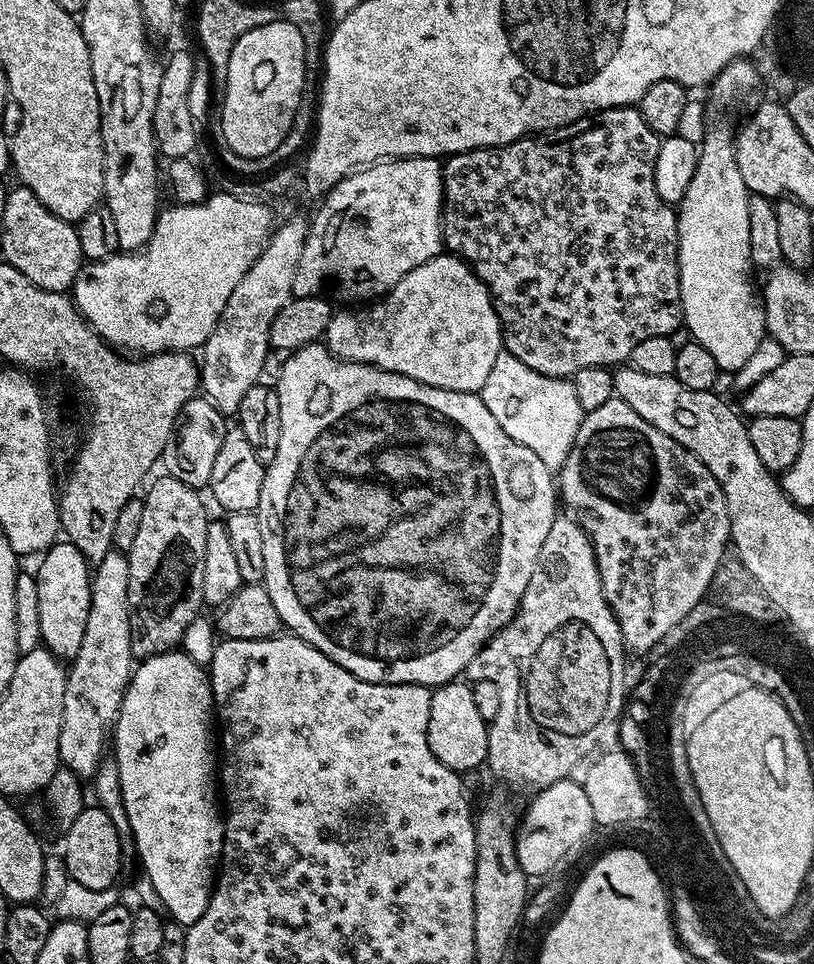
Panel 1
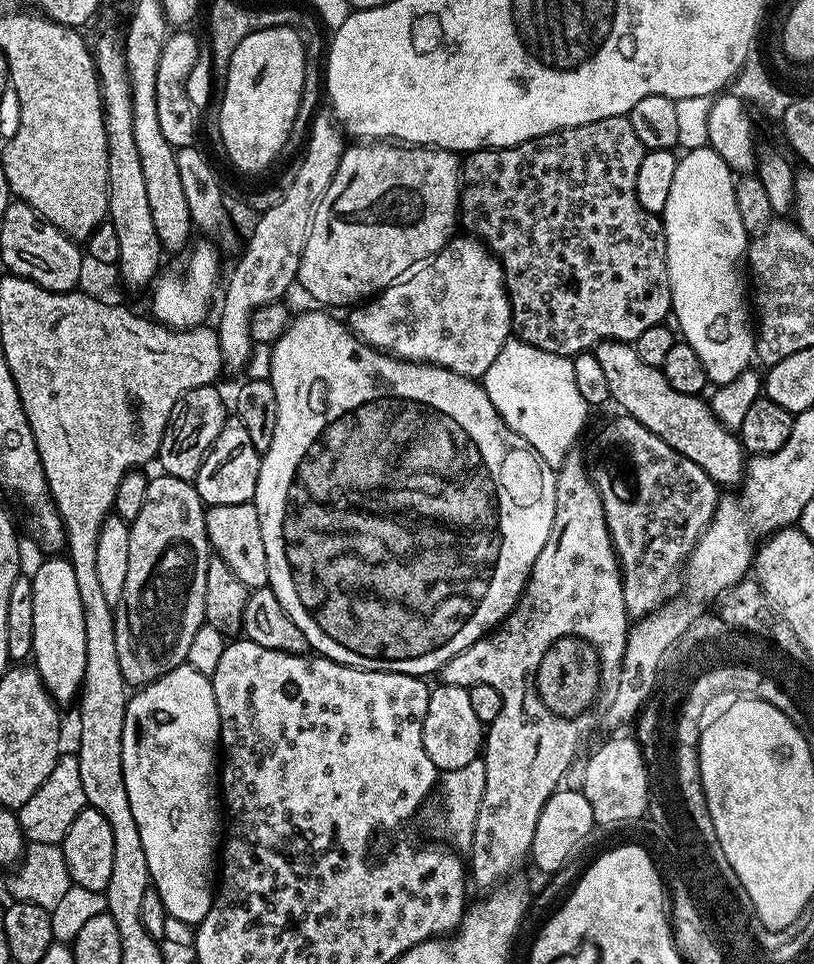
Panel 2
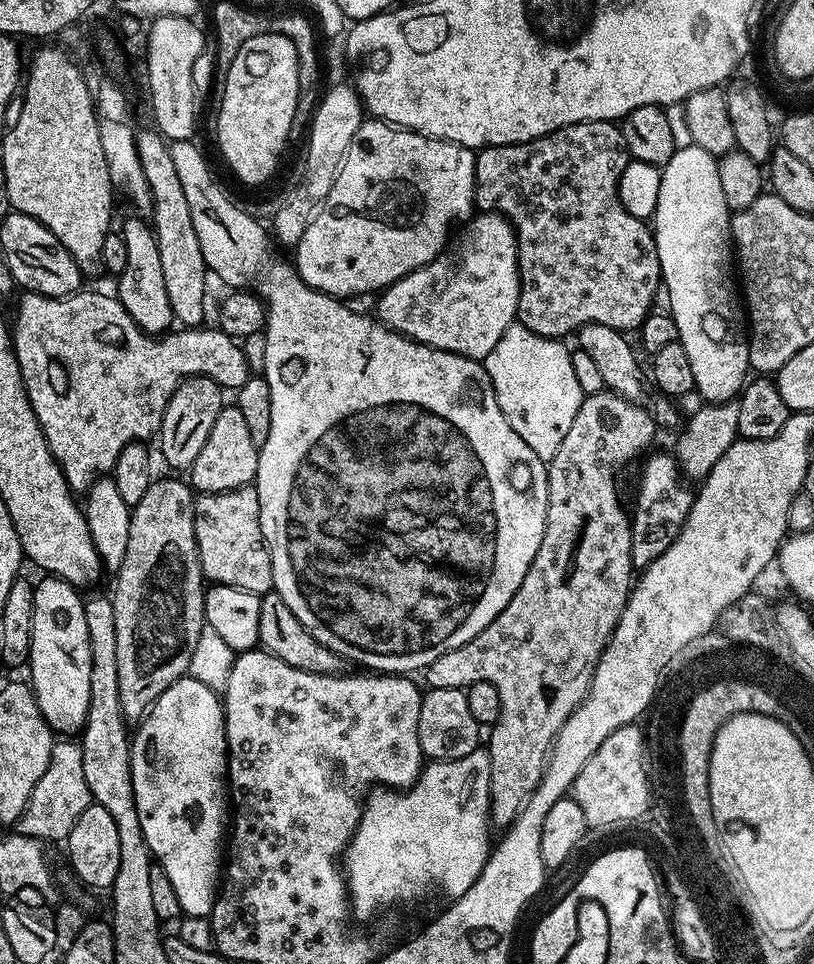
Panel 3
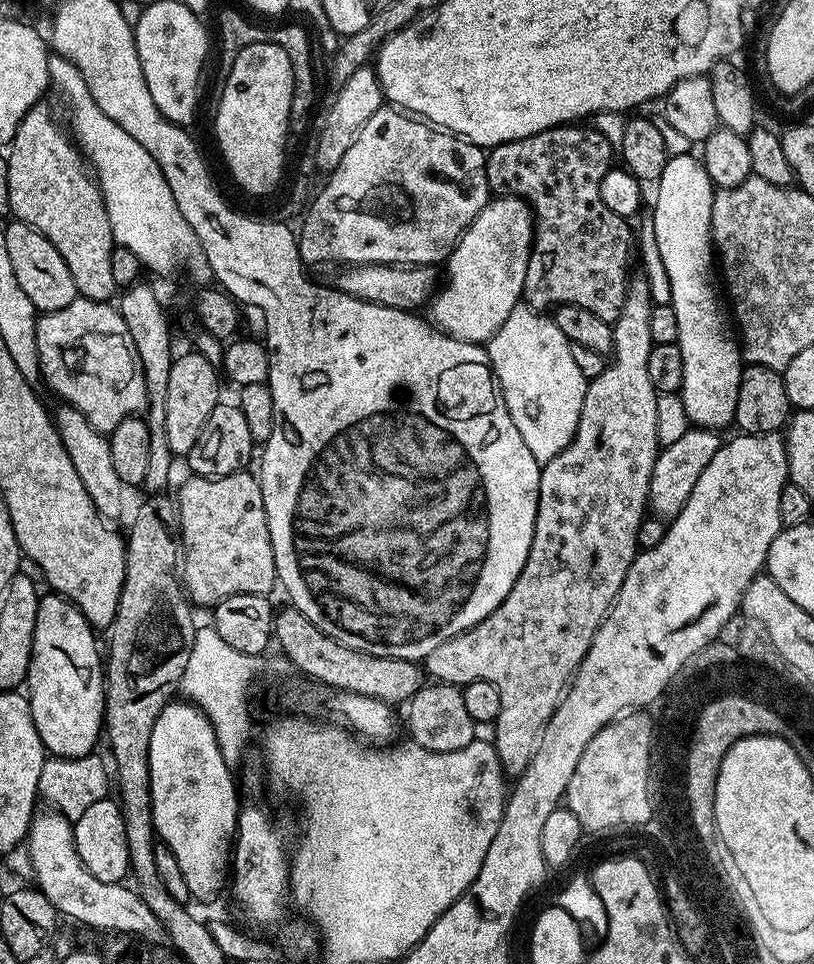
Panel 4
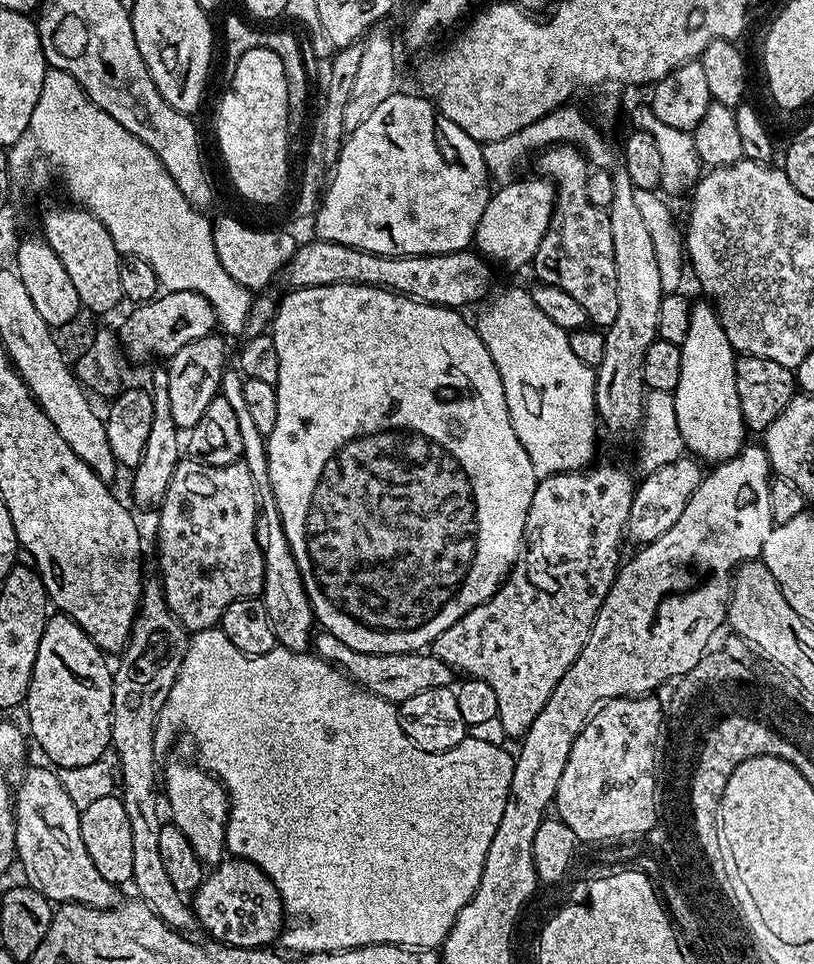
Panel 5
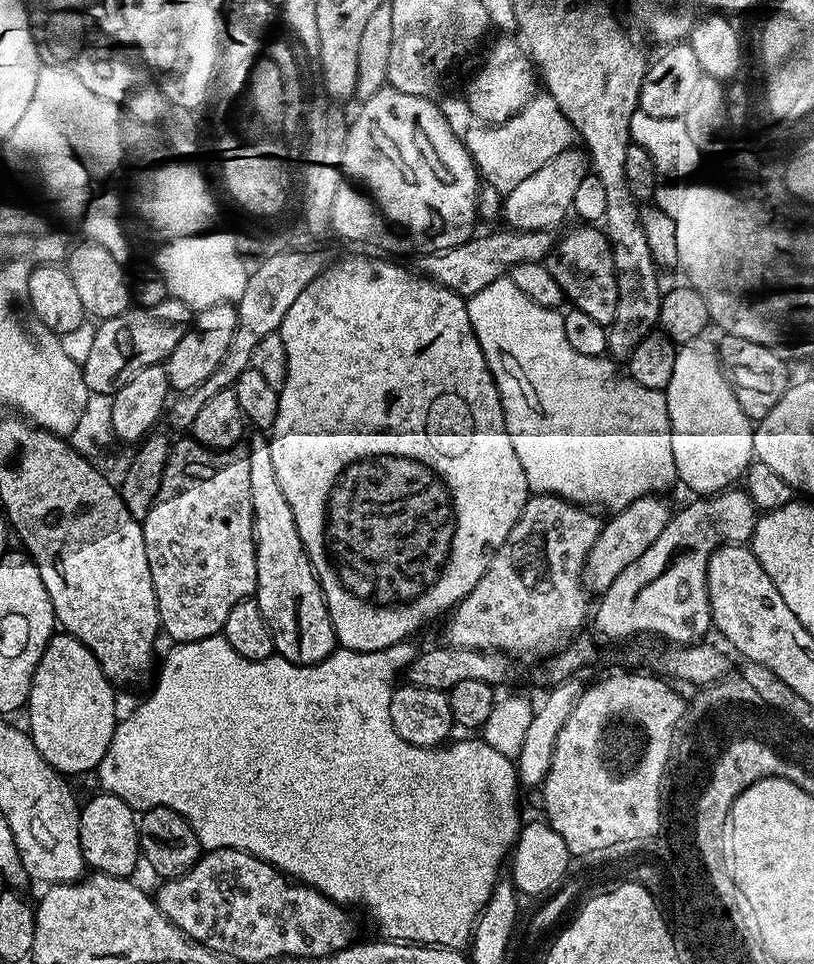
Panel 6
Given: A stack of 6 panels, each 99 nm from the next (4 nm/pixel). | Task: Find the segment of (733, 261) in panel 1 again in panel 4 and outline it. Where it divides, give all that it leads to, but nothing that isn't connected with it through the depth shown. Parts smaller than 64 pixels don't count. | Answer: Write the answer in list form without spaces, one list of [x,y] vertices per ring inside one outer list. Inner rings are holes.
[[[692,154],[669,156],[666,170],[662,170],[655,188],[652,236],[656,239],[656,252],[660,255],[664,276],[668,279],[668,292],[672,295],[670,303],[678,318],[678,343],[682,350],[679,395],[688,419],[695,427],[724,430],[727,424],[735,421],[740,379],[746,364],[714,271],[712,207],[716,192],[710,174],[704,169],[703,159],[696,157],[695,160]]]

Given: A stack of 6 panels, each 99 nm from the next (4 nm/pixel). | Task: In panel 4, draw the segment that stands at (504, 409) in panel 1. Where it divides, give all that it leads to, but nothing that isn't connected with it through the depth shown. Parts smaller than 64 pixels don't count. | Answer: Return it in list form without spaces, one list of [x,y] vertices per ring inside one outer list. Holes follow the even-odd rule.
[[[517,306],[486,344],[488,362],[504,392],[510,418],[530,446],[530,454],[541,462],[566,450],[578,430],[588,381],[574,363],[571,349],[572,344],[552,318],[527,306]]]

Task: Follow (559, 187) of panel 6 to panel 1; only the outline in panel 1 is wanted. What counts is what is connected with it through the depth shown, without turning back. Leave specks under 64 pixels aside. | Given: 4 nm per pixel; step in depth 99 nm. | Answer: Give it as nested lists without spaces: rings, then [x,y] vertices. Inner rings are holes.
[[[441,254],[430,258],[430,262],[422,262],[422,266],[414,266],[414,270],[410,270],[410,274],[403,276],[389,292],[385,292],[375,302],[369,303],[367,306],[352,306],[349,308],[352,308],[349,312],[337,311],[333,315],[326,333],[326,347],[335,356],[339,356],[341,360],[349,360],[350,362],[358,362],[359,364],[372,364],[376,368],[390,370],[394,374],[402,374],[406,378],[414,378],[426,386],[434,386],[442,390],[479,393],[486,382],[486,377],[490,375],[490,369],[494,366],[494,358],[498,358],[498,354],[502,350],[500,319],[492,305],[492,295],[488,293],[487,286],[477,278],[473,268],[455,254]]]

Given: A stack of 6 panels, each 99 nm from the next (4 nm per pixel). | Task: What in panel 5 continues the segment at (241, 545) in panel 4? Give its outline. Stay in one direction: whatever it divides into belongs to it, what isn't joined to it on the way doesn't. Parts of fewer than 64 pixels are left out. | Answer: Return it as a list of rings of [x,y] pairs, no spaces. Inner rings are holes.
[[[184,458],[176,465],[174,478],[170,478],[170,486],[166,490],[166,498],[160,503],[158,509],[158,515],[160,515],[160,529],[156,532],[157,538],[160,539],[160,573],[158,573],[158,579],[164,588],[164,597],[170,610],[179,618],[180,625],[188,629],[189,633],[200,632],[203,628],[217,627],[226,606],[230,606],[230,602],[238,602],[247,596],[256,598],[261,595],[264,584],[264,552],[259,548],[258,539],[255,538],[257,509],[255,482],[251,477],[250,470],[243,462],[227,464],[226,466],[206,466],[191,458]]]

